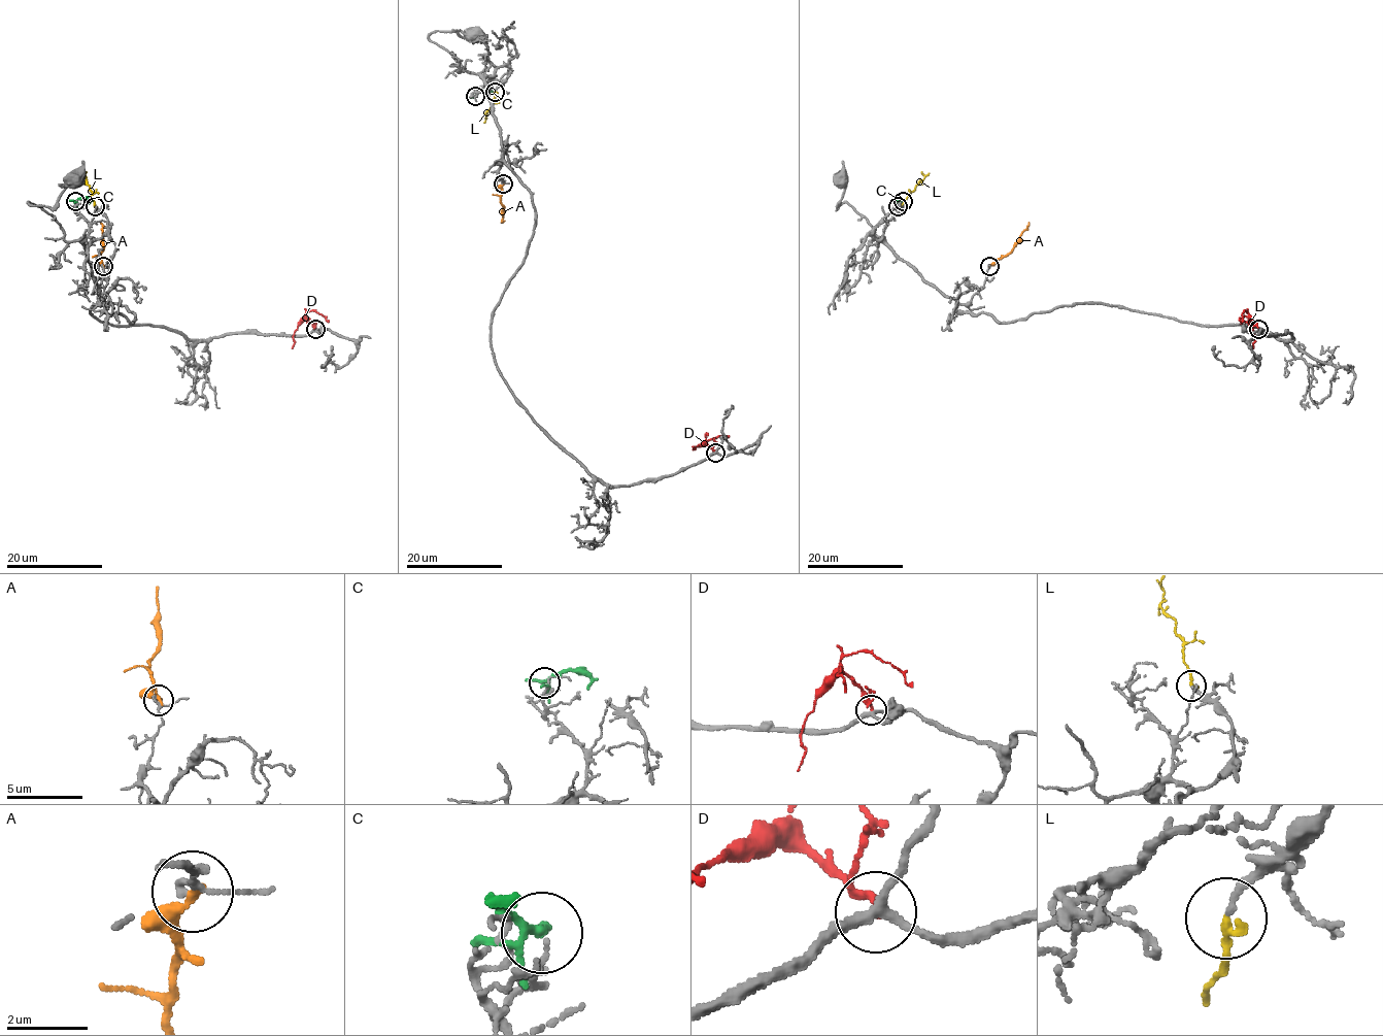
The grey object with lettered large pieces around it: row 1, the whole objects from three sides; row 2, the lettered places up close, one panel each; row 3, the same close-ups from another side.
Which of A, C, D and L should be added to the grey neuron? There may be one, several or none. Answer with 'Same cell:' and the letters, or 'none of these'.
Same cell: L

